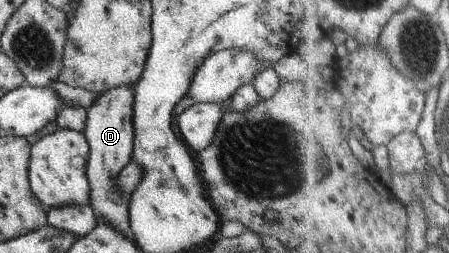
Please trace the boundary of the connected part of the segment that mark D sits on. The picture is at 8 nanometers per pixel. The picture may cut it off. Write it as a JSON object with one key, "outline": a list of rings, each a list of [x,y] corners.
{"outline":[[[121,85],[101,93],[95,103],[86,110],[87,121],[83,129],[83,136],[87,141],[88,159],[85,175],[89,185],[89,204],[93,215],[99,220],[125,235],[132,237],[129,228],[129,213],[127,213],[127,197],[117,191],[117,177],[119,171],[131,160],[133,151],[132,127],[133,87]]]}

